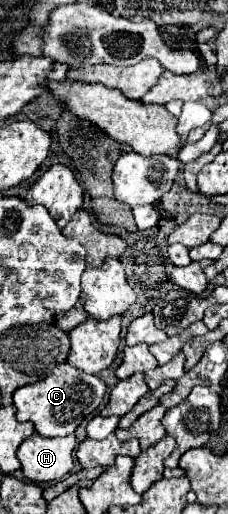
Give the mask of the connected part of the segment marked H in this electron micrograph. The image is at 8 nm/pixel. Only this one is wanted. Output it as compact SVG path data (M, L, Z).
M35 432L27 440L23 440L17 452L23 476L31 482L61 480L73 468L75 446L75 434L61 438L45 438Z

